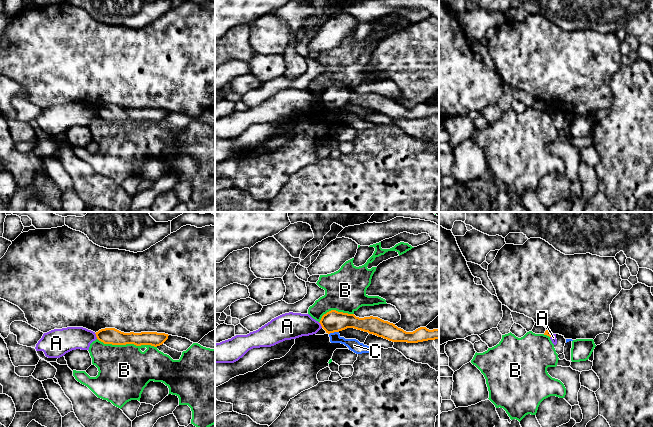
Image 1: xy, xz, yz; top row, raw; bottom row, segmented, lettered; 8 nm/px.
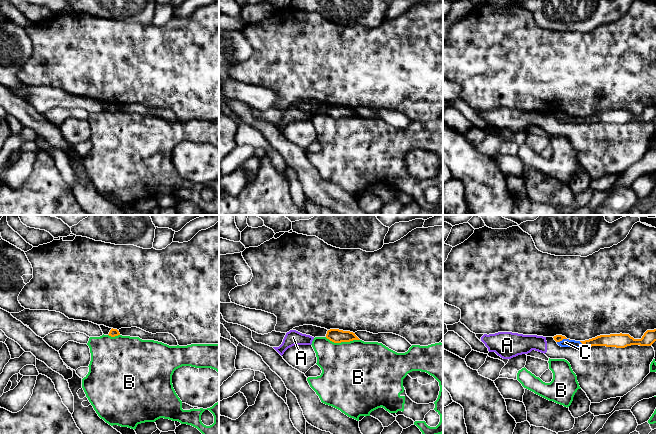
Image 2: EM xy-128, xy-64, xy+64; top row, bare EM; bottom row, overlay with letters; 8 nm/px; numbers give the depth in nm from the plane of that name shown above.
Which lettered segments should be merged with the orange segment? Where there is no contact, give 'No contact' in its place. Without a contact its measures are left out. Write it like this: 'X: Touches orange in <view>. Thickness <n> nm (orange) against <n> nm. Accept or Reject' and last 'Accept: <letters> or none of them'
A: Touches orange in xy. Thickness 130 nm (orange) against 190 nm. Reject
B: Touches orange in xy. Thickness 130 nm (orange) against 420 nm. Reject
C: Touches orange in xz. Thickness 180 nm (orange) against 100 nm. Reject
Accept: none of them

